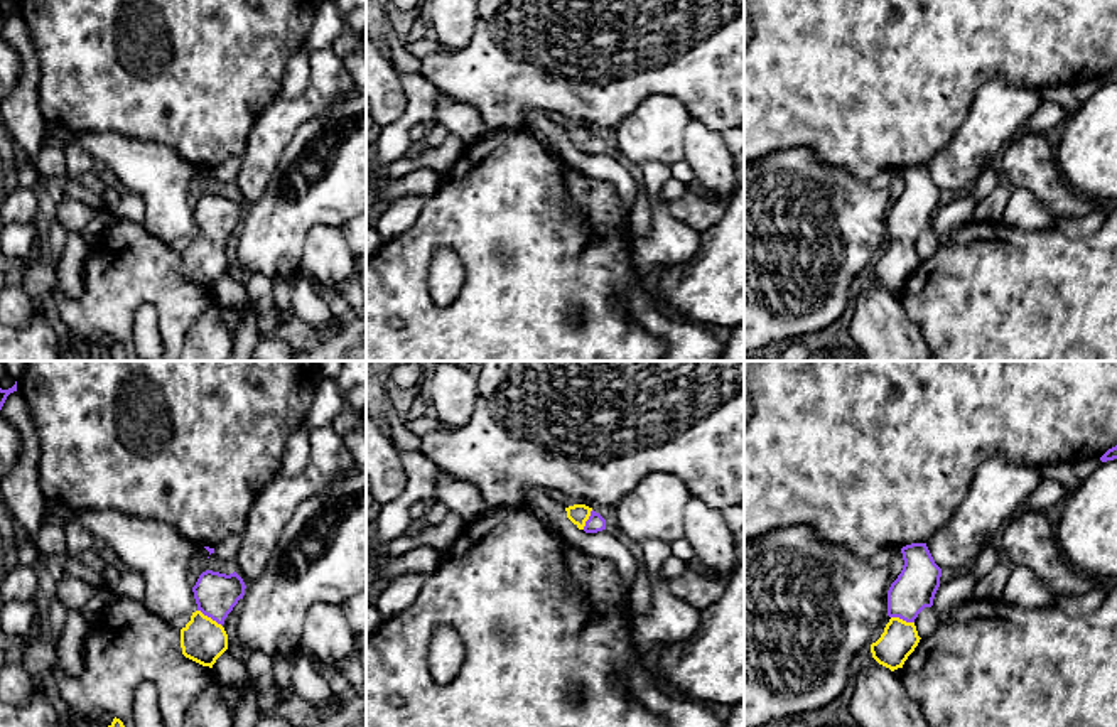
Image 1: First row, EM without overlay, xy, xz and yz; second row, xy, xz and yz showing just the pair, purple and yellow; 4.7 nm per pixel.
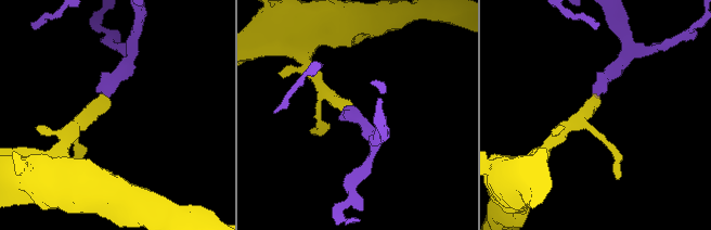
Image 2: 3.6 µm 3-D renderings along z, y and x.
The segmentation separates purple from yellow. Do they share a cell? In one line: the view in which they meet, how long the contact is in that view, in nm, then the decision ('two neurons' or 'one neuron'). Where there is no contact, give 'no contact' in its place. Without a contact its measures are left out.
meets purple in xy; contact 150 nm long; one neuron

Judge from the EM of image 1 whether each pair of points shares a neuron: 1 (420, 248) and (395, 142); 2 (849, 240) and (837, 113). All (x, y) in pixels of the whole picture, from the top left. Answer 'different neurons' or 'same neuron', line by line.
1: different neurons
2: different neurons

